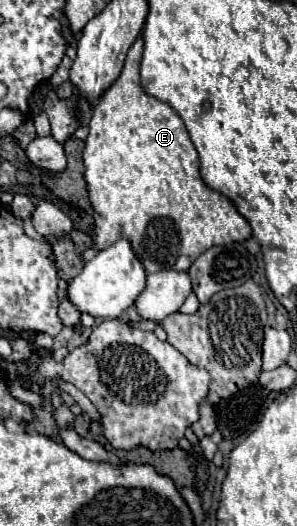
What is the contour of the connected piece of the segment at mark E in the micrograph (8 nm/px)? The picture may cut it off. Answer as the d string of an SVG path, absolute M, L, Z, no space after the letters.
M139 37L125 59L125 67L119 79L103 93L93 109L93 119L89 123L89 137L85 141L83 163L85 163L85 183L89 191L89 201L95 209L95 229L93 229L93 249L105 249L117 239L127 239L141 259L147 275L157 271L187 271L191 263L205 253L209 247L243 243L251 237L251 227L235 205L219 191L209 189L199 175L199 155L189 139L189 133L181 117L163 101L147 95L139 83L139 63L141 63L143 39Z

